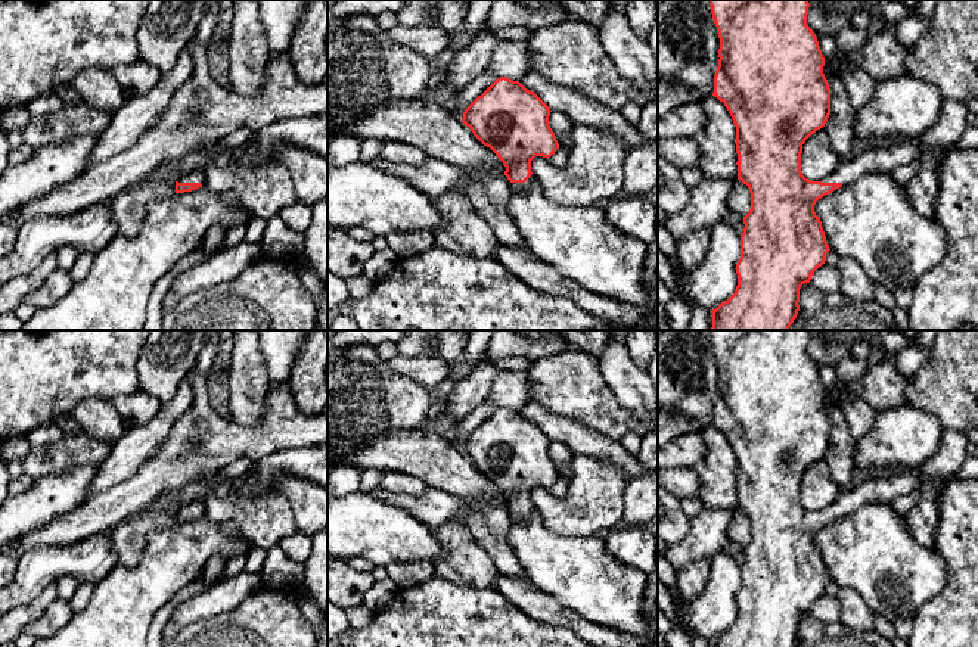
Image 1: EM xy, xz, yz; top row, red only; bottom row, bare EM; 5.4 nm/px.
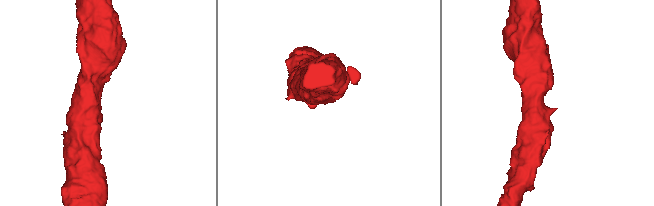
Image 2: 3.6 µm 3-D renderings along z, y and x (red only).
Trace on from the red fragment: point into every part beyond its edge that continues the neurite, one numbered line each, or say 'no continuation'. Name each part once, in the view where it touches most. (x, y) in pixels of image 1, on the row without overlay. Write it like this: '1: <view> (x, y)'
1: xy (198, 506)

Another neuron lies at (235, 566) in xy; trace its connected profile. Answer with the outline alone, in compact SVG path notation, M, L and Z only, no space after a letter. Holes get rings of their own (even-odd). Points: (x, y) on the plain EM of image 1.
M237 554L237 556L233 556L232 559L229 559L226 562L226 566L224 566L223 572L229 578L233 578L233 576L237 576L242 572L245 572L245 564L246 564L246 554Z

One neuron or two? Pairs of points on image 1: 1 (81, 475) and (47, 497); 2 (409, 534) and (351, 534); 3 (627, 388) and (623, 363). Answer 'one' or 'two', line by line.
1: one
2: one
3: one

